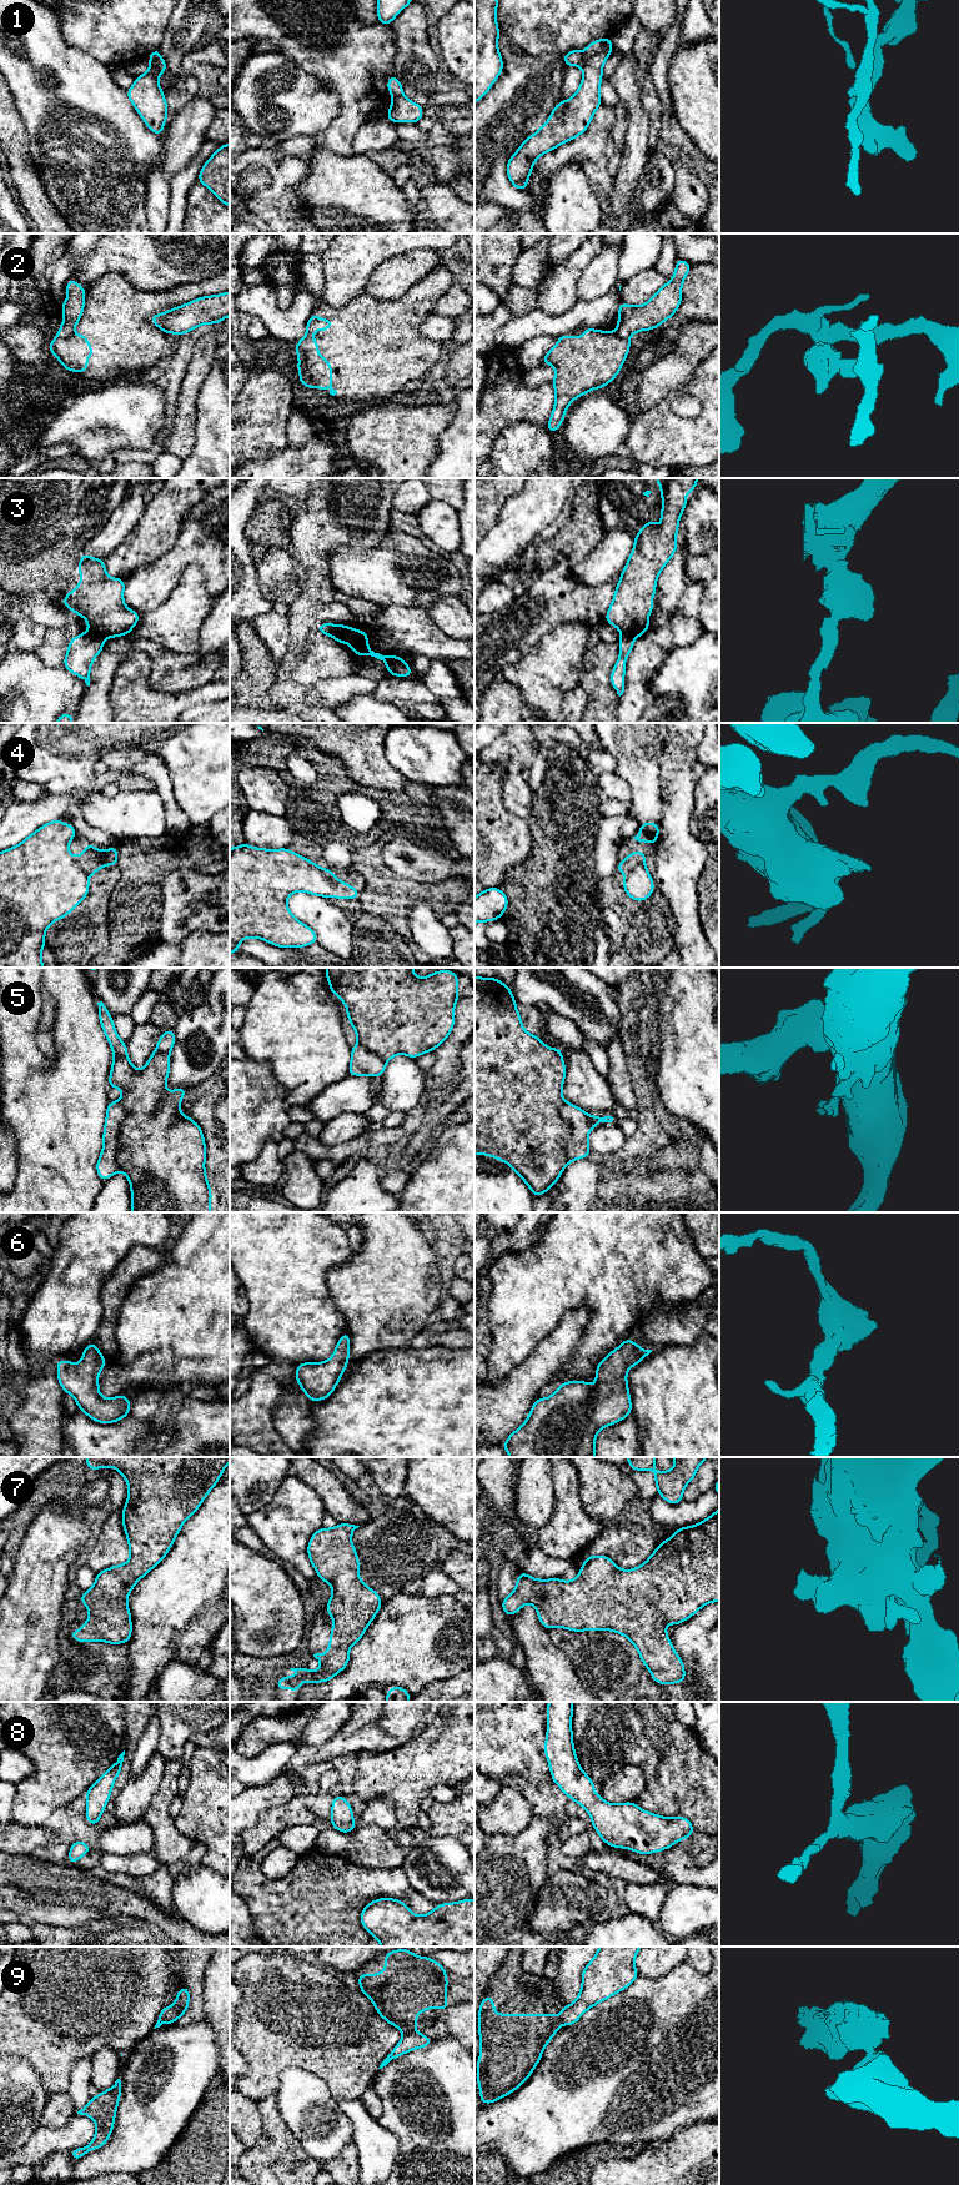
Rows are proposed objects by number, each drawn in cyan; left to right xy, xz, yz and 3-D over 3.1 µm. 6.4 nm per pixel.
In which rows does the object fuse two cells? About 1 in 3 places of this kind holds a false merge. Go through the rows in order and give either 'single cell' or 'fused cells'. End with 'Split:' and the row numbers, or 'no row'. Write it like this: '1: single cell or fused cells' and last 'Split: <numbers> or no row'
1: fused cells
2: fused cells
3: fused cells
4: fused cells
5: fused cells
6: single cell
7: single cell
8: single cell
9: fused cells
Split: 1, 2, 3, 4, 5, 9

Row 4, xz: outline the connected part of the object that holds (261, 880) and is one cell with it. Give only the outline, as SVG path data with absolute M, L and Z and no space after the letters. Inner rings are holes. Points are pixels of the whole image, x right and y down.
M245 842L230 848L230 954L237 954L239 944L246 938L261 939L277 948L303 948L317 943L316 931L298 921L287 906L287 898L296 891L330 898L332 884L315 862L288 848L263 849L250 847Z

